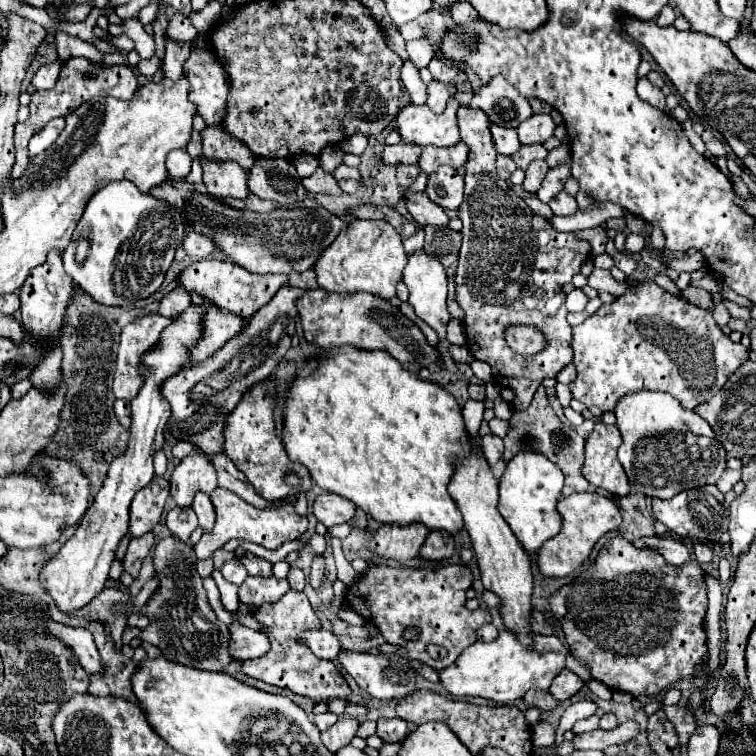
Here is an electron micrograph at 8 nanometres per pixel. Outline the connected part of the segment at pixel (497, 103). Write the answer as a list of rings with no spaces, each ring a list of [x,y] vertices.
[[[501,75],[473,95],[471,107],[485,111],[491,123],[513,129],[533,115],[529,101],[519,97],[519,91]]]

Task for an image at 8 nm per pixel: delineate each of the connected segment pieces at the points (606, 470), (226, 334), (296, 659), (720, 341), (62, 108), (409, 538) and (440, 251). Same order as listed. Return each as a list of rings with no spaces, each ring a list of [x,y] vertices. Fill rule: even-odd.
[[[597,423],[587,437],[583,465],[583,475],[589,483],[619,497],[629,493],[627,475],[623,473],[623,467],[617,459],[617,447],[621,443],[622,437],[617,425]]]
[[[211,305],[211,309],[207,309],[207,313],[201,317],[201,339],[193,345],[191,357],[183,365],[183,369],[191,369],[193,365],[209,359],[229,339],[237,337],[245,329],[245,325],[247,319],[225,309],[219,309],[217,305]]]
[[[289,591],[285,593],[285,597],[281,597],[277,603],[269,603],[269,605],[261,605],[259,609],[255,609],[253,617],[263,623],[263,627],[267,629],[265,635],[271,641],[271,649],[269,653],[265,653],[259,659],[251,659],[251,661],[243,661],[241,671],[247,677],[255,677],[261,679],[269,685],[281,687],[281,689],[289,689],[297,695],[309,697],[313,703],[321,703],[321,701],[329,701],[335,697],[347,699],[347,695],[351,693],[345,677],[339,673],[339,669],[325,659],[317,659],[311,649],[307,649],[305,643],[299,643],[299,635],[303,631],[311,631],[311,629],[321,629],[321,621],[317,617],[317,613],[313,611],[309,599],[305,597],[305,593],[299,591]]]
[[[643,281],[637,289],[629,289],[617,297],[611,305],[603,305],[585,323],[573,329],[573,353],[577,377],[569,385],[575,399],[587,407],[597,405],[601,411],[613,411],[621,393],[633,393],[637,389],[661,389],[681,401],[685,409],[695,409],[707,403],[729,377],[749,359],[749,349],[741,343],[733,343],[715,323],[709,309],[691,305],[685,299],[673,297],[653,281]]]
[[[71,57],[59,75],[59,81],[55,83],[53,89],[49,91],[35,91],[31,95],[31,115],[27,123],[17,123],[15,125],[15,149],[17,149],[17,159],[13,165],[13,179],[23,173],[27,167],[27,143],[35,131],[41,131],[51,119],[55,117],[67,117],[73,113],[77,107],[81,107],[85,101],[91,101],[91,97],[117,97],[117,99],[131,99],[137,89],[137,77],[131,67],[99,67],[85,57]]]
[[[381,525],[367,543],[367,547],[385,559],[403,563],[419,555],[427,533],[429,531],[425,525]]]
[[[425,227],[425,247],[423,251],[435,259],[439,259],[439,263],[445,267],[447,277],[449,277],[449,299],[447,299],[447,307],[451,317],[455,319],[463,319],[463,309],[459,307],[459,303],[455,301],[455,271],[457,271],[457,257],[459,257],[459,249],[461,249],[461,233],[449,229],[449,227]]]

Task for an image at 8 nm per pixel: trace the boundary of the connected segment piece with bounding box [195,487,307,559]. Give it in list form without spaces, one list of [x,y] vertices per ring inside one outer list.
[[[217,487],[211,493],[211,503],[215,505],[217,521],[215,521],[215,529],[211,533],[203,535],[201,541],[195,545],[197,559],[209,559],[213,555],[213,551],[223,547],[227,541],[231,541],[231,537],[239,537],[241,541],[257,543],[257,545],[261,545],[265,549],[277,549],[277,547],[281,547],[287,541],[299,539],[305,533],[305,529],[307,529],[307,517],[297,515],[295,509],[293,509],[293,503],[289,503],[289,501],[281,501],[279,507],[257,509],[257,507],[249,505],[247,501],[243,501],[233,491]]]

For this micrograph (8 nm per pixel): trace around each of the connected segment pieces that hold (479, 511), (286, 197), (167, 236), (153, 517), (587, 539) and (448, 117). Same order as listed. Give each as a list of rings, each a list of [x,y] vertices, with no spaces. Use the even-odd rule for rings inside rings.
[[[475,451],[467,461],[459,461],[455,477],[451,479],[449,493],[459,505],[463,519],[465,519],[465,529],[469,531],[473,549],[477,553],[477,563],[481,569],[481,581],[485,589],[493,591],[501,599],[501,617],[505,627],[519,637],[519,641],[527,647],[533,649],[533,629],[531,629],[531,593],[533,593],[533,573],[531,573],[531,561],[525,549],[519,545],[517,537],[511,533],[509,525],[503,521],[503,517],[497,511],[497,481],[491,475],[491,469],[487,461],[477,459]]]
[[[255,159],[247,185],[253,195],[271,199],[277,205],[293,205],[305,197],[305,187],[295,165],[283,159]]]
[[[113,181],[87,203],[73,239],[63,253],[63,265],[93,301],[109,307],[127,307],[147,299],[161,287],[165,271],[183,241],[183,233],[181,213],[173,213],[167,203],[163,209],[155,197],[139,193],[129,181]],[[83,239],[87,239],[87,247],[79,247]]]
[[[169,482],[164,485],[155,486],[148,485],[145,488],[154,487],[156,494],[152,496],[149,501],[149,497],[145,495],[145,491],[149,489],[141,489],[137,495],[135,495],[135,501],[131,503],[131,525],[129,525],[129,531],[133,537],[141,537],[145,533],[149,533],[159,521],[161,521],[161,515],[163,515],[163,508],[165,502],[169,496],[170,484]]]
[[[573,493],[559,499],[557,509],[563,515],[563,529],[539,549],[539,569],[545,577],[565,577],[581,567],[591,555],[597,539],[609,531],[615,531],[621,525],[619,507],[599,493]]]
[[[457,99],[447,103],[445,113],[435,115],[427,105],[407,105],[397,113],[397,127],[403,143],[413,145],[435,145],[435,147],[451,147],[459,143],[459,127],[457,127]]]

